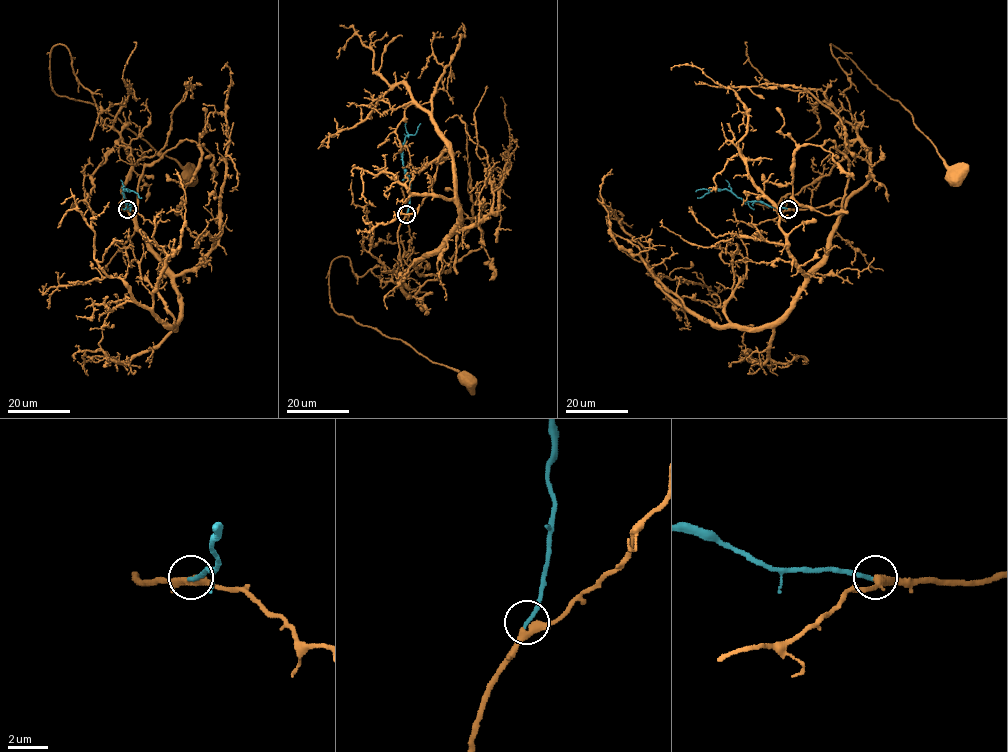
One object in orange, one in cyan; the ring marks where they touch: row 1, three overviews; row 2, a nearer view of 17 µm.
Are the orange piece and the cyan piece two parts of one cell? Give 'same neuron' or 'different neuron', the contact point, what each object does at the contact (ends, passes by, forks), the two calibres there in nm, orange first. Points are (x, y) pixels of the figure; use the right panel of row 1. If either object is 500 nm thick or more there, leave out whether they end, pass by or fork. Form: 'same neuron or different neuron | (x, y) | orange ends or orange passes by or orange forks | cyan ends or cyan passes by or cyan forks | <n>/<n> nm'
same neuron | (788, 209) | orange passes by | cyan ends | 400/220 nm

